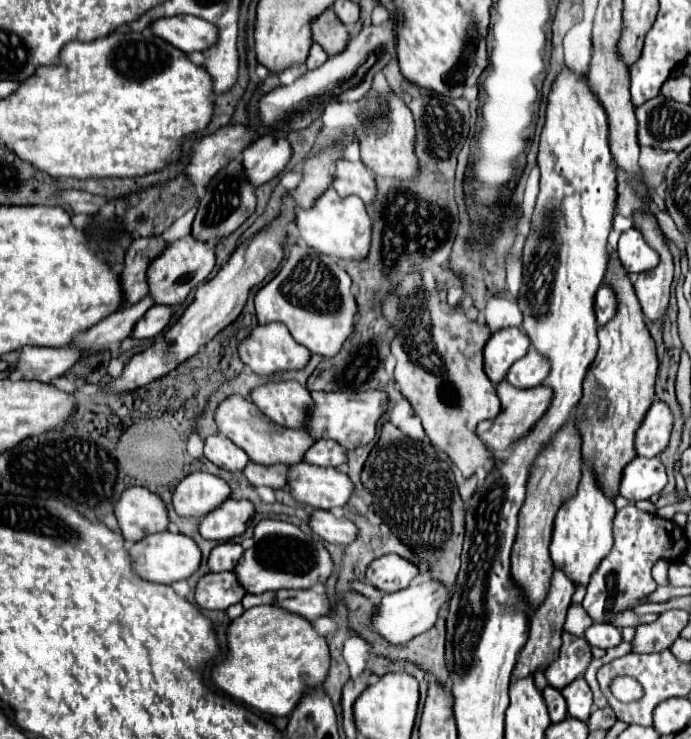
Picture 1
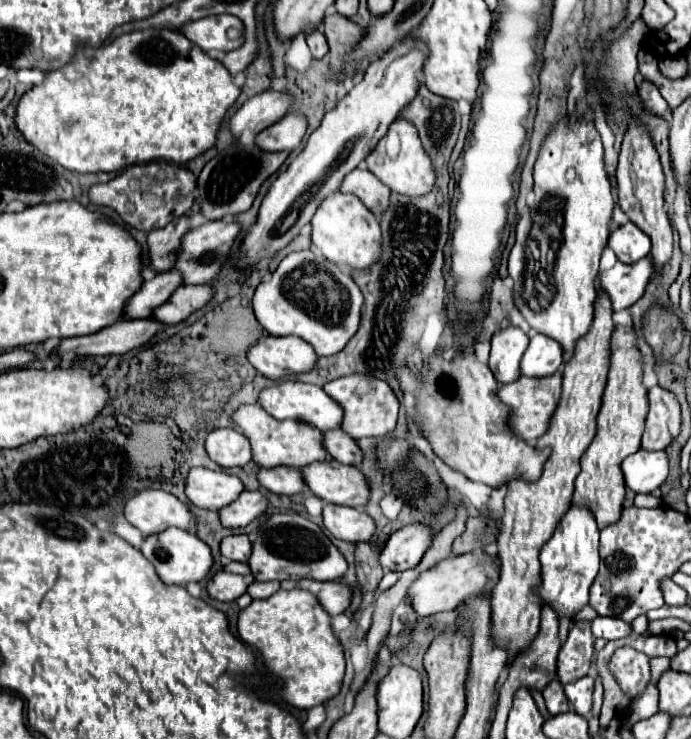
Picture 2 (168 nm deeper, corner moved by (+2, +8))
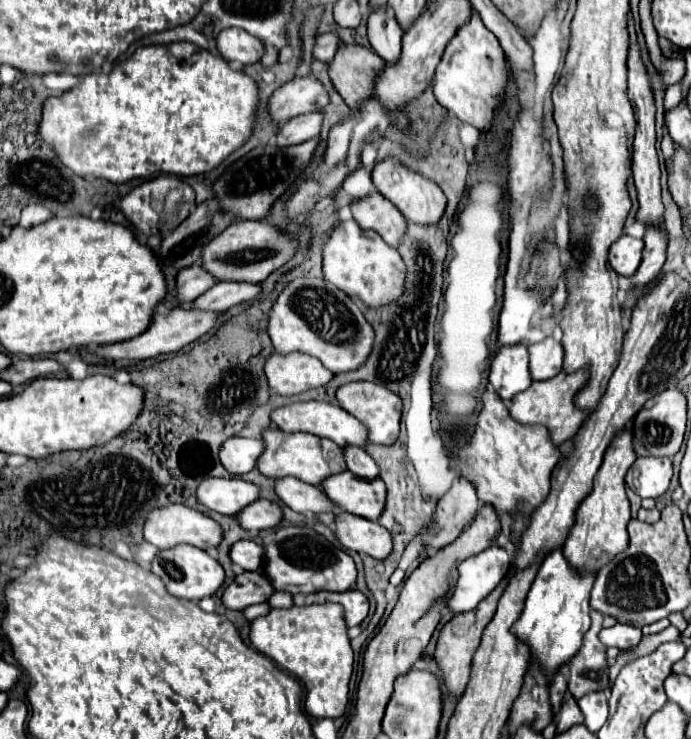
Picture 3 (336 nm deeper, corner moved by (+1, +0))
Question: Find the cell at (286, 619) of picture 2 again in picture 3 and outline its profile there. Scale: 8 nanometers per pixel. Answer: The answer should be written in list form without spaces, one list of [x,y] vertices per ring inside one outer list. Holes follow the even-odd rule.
[[[311,604],[311,606],[291,606],[291,608],[271,608],[265,616],[251,622],[249,632],[251,644],[265,656],[269,656],[279,668],[291,672],[305,686],[305,710],[313,718],[337,718],[343,716],[349,694],[349,678],[353,672],[353,650],[347,636],[347,626],[343,620],[343,610],[339,604]]]

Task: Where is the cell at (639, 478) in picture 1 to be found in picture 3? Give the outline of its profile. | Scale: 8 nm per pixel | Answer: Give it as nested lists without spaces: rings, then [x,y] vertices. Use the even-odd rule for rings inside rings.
[[[637,458],[627,472],[627,486],[641,498],[657,498],[667,492],[673,476],[669,458]]]

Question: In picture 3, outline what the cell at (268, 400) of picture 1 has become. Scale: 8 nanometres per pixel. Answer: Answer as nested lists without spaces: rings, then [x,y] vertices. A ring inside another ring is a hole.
[[[309,400],[309,402],[295,402],[295,404],[281,406],[271,412],[271,422],[275,422],[283,432],[309,432],[319,438],[329,438],[341,448],[351,446],[351,444],[365,446],[365,442],[367,442],[365,426],[361,426],[359,420],[355,416],[349,416],[341,406],[329,404],[329,402]]]

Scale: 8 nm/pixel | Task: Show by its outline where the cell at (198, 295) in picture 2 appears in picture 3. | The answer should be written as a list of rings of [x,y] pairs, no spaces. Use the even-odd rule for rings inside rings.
[[[219,282],[217,286],[211,286],[205,294],[197,296],[191,304],[195,310],[207,310],[207,312],[225,312],[227,308],[251,302],[259,294],[259,284],[247,284],[247,282]]]

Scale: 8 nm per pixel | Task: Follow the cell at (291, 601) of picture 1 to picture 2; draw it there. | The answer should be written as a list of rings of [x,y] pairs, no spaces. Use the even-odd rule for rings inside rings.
[[[284,580],[282,582],[284,590],[292,590],[292,588],[304,588],[312,594],[318,596],[320,604],[324,606],[324,610],[332,616],[342,614],[350,608],[352,602],[352,588],[340,580],[332,580],[332,582],[318,582],[318,580]]]

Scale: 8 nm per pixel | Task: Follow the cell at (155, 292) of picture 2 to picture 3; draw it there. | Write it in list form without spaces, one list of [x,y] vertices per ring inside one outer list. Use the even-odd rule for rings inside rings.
[[[193,264],[177,274],[177,296],[175,304],[189,304],[193,298],[201,296],[205,290],[209,290],[217,280],[213,276],[207,276],[207,272],[199,266]]]

